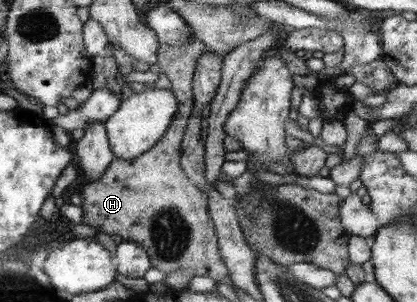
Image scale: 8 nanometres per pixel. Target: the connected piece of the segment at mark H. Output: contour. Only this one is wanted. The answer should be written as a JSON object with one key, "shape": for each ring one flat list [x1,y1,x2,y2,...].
{"shape":[[193,35,181,45,160,45,156,63,160,66,160,72,167,74,167,78,171,81,170,89,180,103,176,118,172,119,167,134,151,150,135,159,125,160,116,157,113,162,109,163,108,170,105,171,103,177,86,184,81,195,83,198,81,209,84,213,83,224,98,227,97,233,106,233,112,238,120,236,125,241,132,241,145,247,151,259,152,268,156,268,165,275,176,271,188,271,193,277,208,276,218,285,225,278,229,282,232,281,228,276,228,266,224,264,224,258,220,252,215,224,208,212,208,197,184,171,183,152,179,151,179,148,183,148,184,132,188,127,195,103,192,87,195,86,196,66,205,53,206,47,204,41]]}

